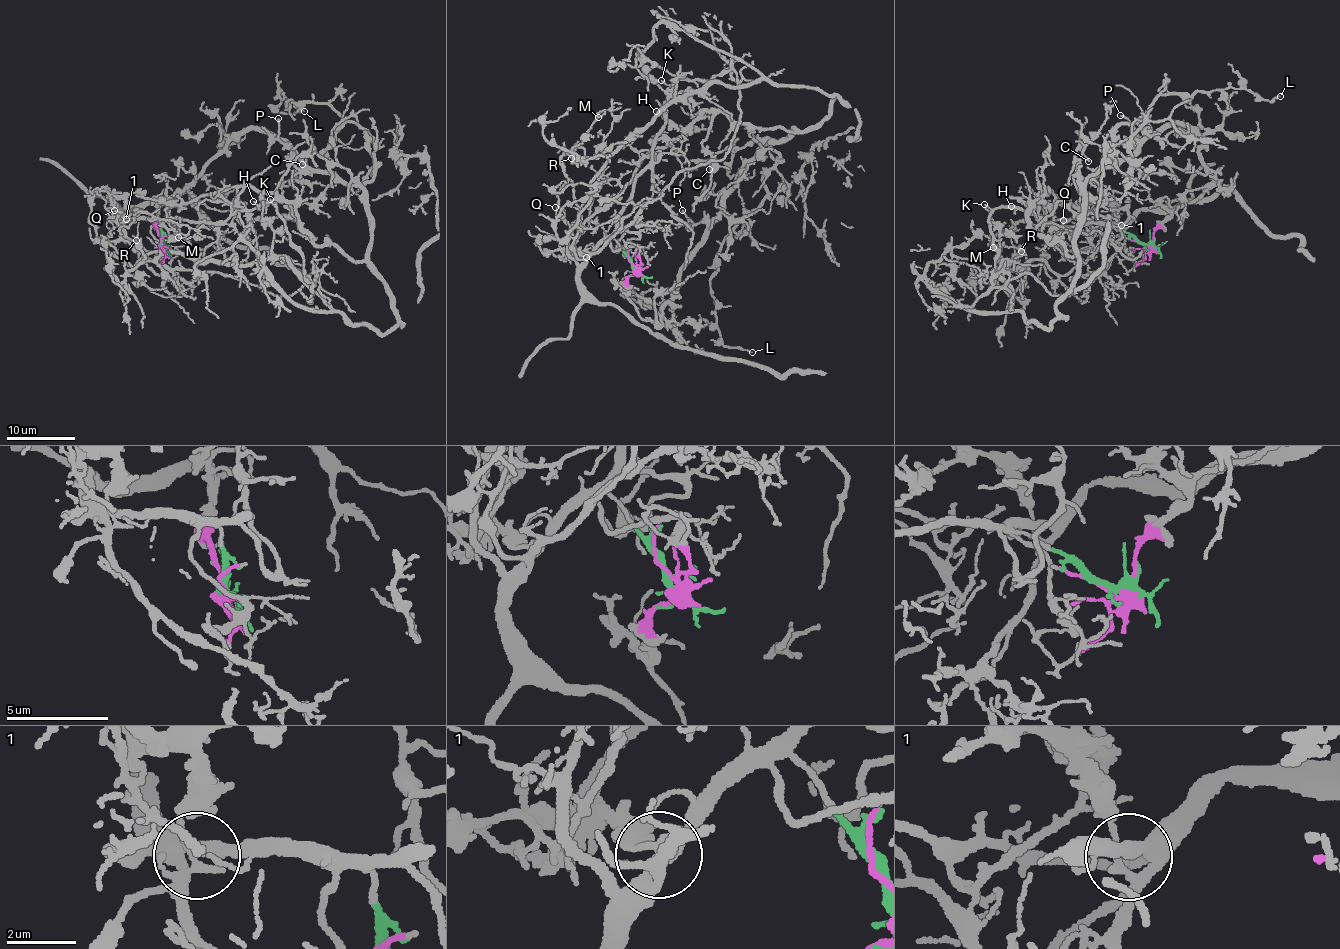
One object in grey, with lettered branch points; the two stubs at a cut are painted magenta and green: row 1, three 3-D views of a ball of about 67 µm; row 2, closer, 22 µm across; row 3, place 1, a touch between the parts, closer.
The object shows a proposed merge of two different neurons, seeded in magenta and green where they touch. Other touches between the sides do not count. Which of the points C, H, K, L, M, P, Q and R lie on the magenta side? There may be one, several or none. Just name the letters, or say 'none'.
C, L, P, R

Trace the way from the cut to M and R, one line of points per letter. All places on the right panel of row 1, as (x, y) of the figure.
M: (1148, 244), (1111, 225), (1125, 224), (1069, 219), (1019, 221), (989, 237), (992, 248)
R: (1148, 245), (1213, 178), (1188, 127), (1081, 180), (1048, 328), (1013, 309), (1020, 250)

